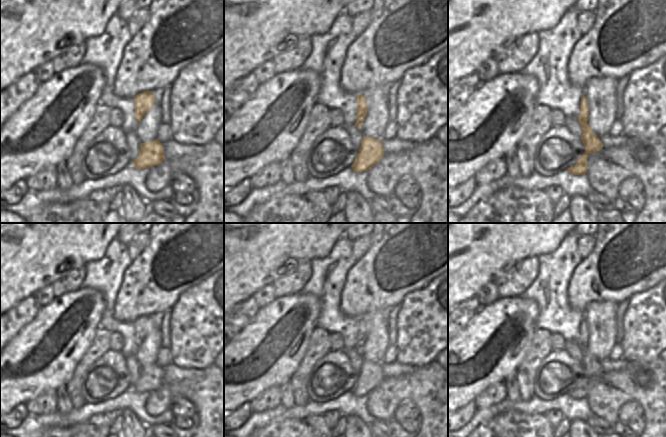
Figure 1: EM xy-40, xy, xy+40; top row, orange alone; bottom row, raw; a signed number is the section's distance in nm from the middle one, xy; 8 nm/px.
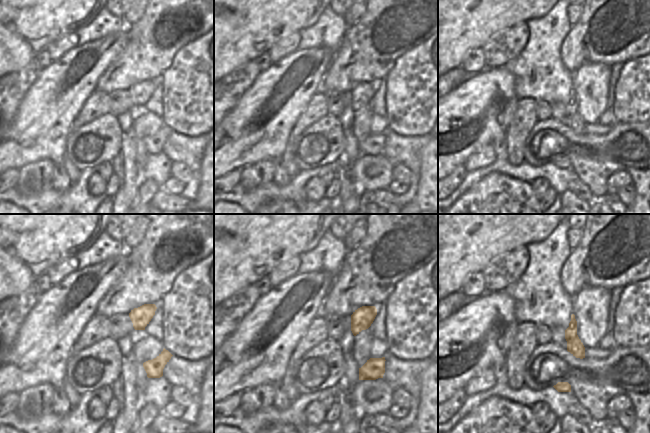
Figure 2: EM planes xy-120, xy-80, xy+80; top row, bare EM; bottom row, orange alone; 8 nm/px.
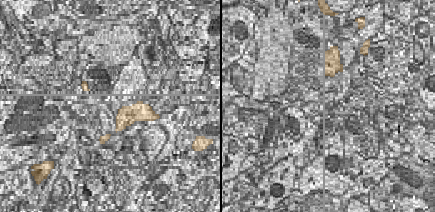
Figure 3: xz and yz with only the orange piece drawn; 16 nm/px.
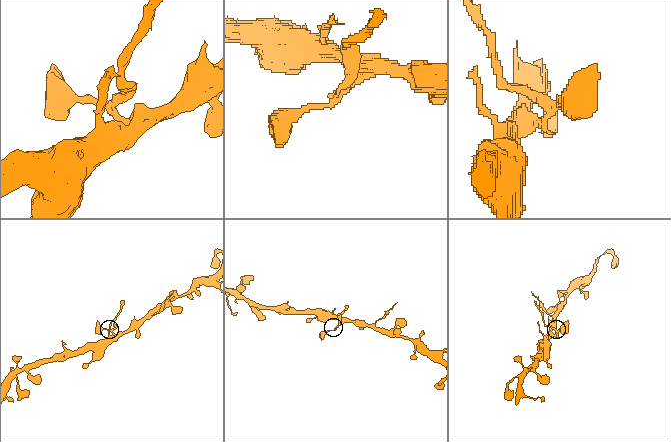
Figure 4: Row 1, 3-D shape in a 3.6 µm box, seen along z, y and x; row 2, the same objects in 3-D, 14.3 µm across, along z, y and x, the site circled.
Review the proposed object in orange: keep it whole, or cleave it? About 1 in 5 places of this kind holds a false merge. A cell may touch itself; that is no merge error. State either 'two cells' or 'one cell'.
two cells

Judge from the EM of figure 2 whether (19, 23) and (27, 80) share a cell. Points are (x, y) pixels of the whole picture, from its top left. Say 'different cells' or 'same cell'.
different cells

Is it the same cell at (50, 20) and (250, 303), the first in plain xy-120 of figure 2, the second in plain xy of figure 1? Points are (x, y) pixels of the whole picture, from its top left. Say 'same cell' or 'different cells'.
different cells

